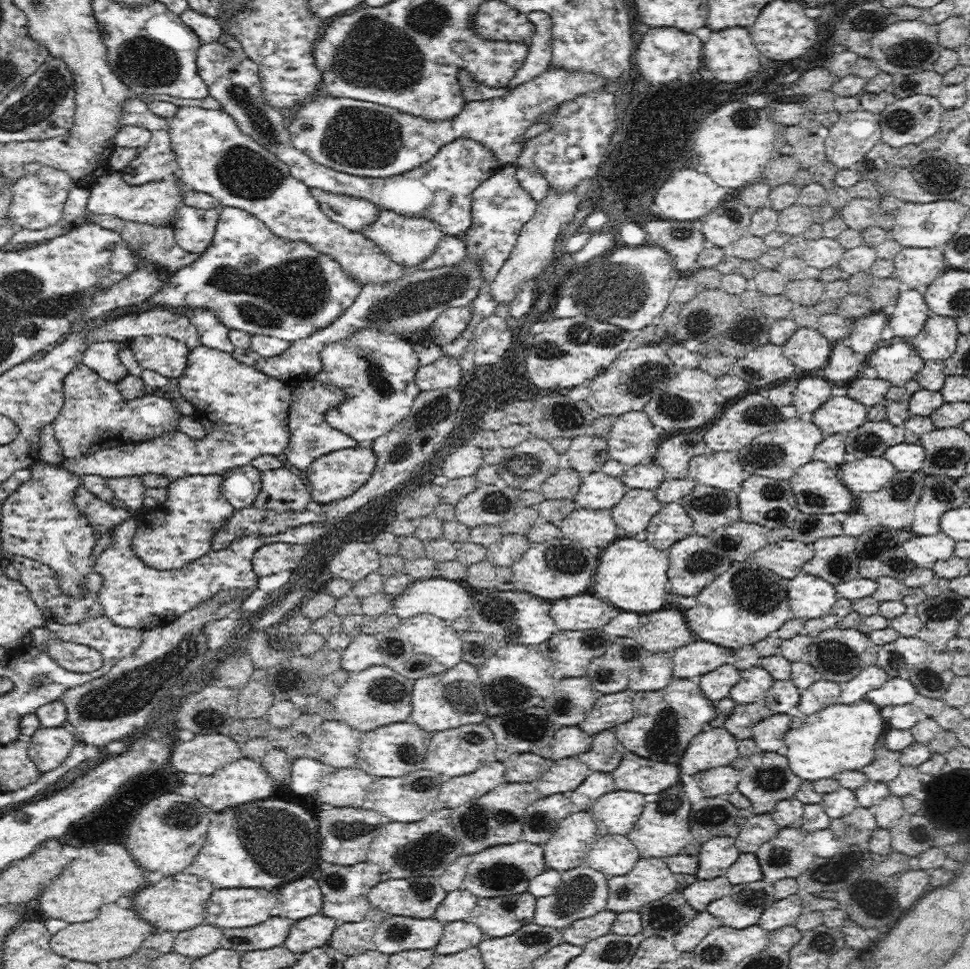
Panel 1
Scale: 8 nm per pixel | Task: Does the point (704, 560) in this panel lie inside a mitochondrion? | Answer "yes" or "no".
yes

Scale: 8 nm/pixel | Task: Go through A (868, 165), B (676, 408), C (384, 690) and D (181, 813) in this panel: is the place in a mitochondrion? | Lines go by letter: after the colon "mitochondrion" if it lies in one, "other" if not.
A: other
B: mitochondrion
C: mitochondrion
D: mitochondrion

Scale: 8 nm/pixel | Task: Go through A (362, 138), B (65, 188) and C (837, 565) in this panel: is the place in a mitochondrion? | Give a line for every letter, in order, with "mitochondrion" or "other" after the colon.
A: mitochondrion
B: other
C: mitochondrion

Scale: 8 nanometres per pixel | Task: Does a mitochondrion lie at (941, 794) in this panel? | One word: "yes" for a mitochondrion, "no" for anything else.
no

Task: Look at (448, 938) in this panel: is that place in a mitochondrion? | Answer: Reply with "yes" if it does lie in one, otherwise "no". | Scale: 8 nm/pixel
no

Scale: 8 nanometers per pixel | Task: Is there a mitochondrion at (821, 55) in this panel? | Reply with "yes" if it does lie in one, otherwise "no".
no

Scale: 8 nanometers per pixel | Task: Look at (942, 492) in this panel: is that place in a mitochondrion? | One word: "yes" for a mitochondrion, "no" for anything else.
yes

